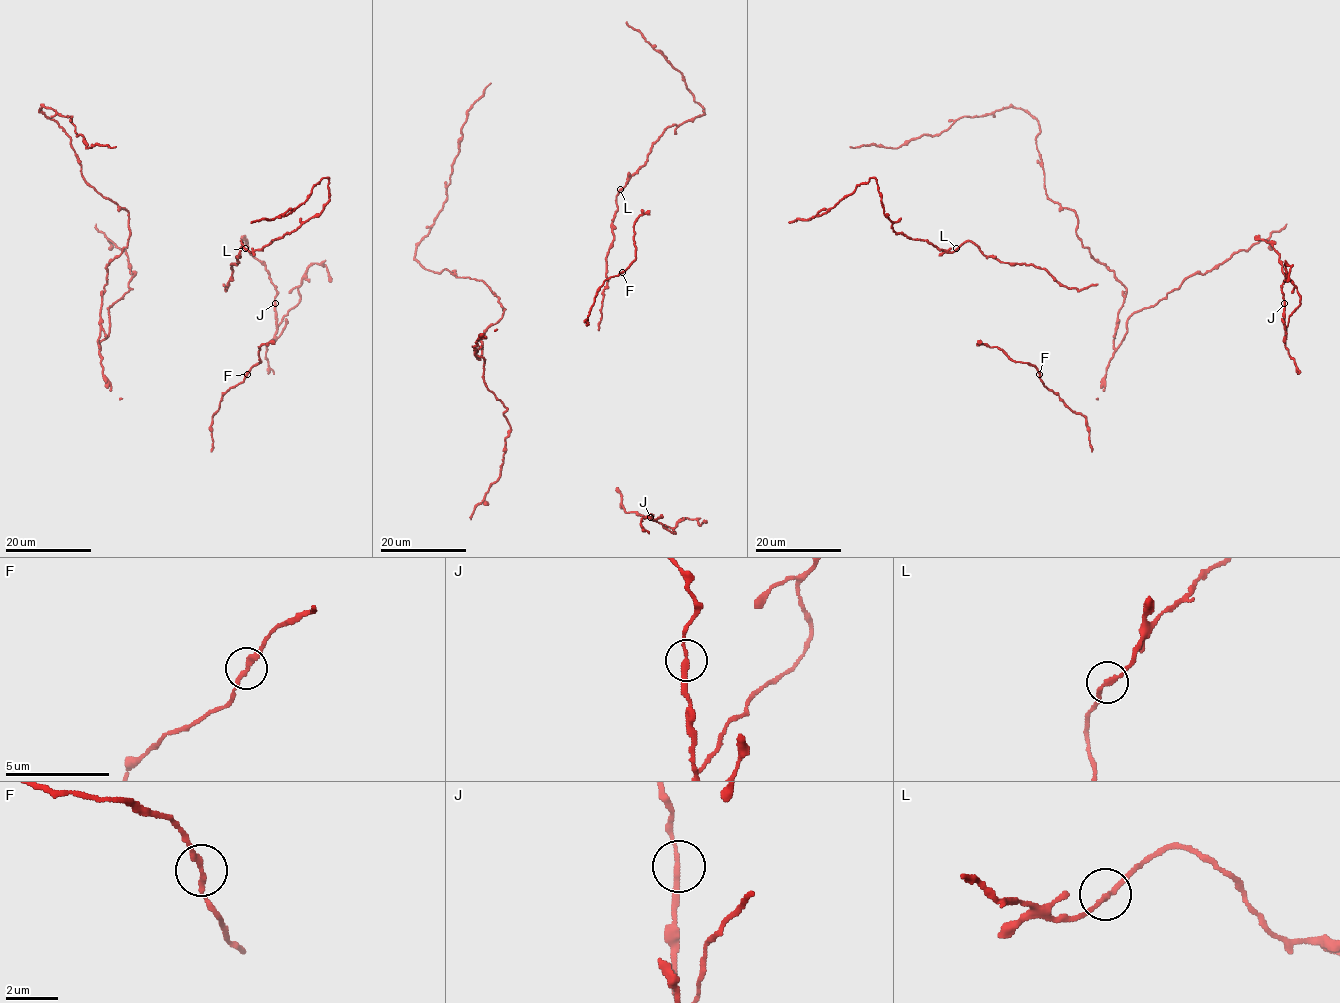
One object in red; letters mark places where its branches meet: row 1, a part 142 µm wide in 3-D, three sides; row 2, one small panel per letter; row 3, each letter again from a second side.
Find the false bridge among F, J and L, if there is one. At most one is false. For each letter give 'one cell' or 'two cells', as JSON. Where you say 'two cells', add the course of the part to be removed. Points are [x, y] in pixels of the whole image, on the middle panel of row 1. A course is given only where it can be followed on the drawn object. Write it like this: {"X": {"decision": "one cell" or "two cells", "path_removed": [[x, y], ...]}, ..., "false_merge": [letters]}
{"F": {"decision": "one cell"}, "J": {"decision": "one cell"}, "L": {"decision": "one cell"}, "false_merge": []}

